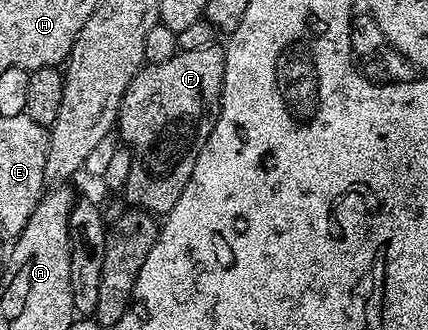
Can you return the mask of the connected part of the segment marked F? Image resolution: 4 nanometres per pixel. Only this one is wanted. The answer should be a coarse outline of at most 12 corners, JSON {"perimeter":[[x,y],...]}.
{"perimeter":[[224,49],[145,64],[120,104],[129,206],[167,215],[210,131]]}

